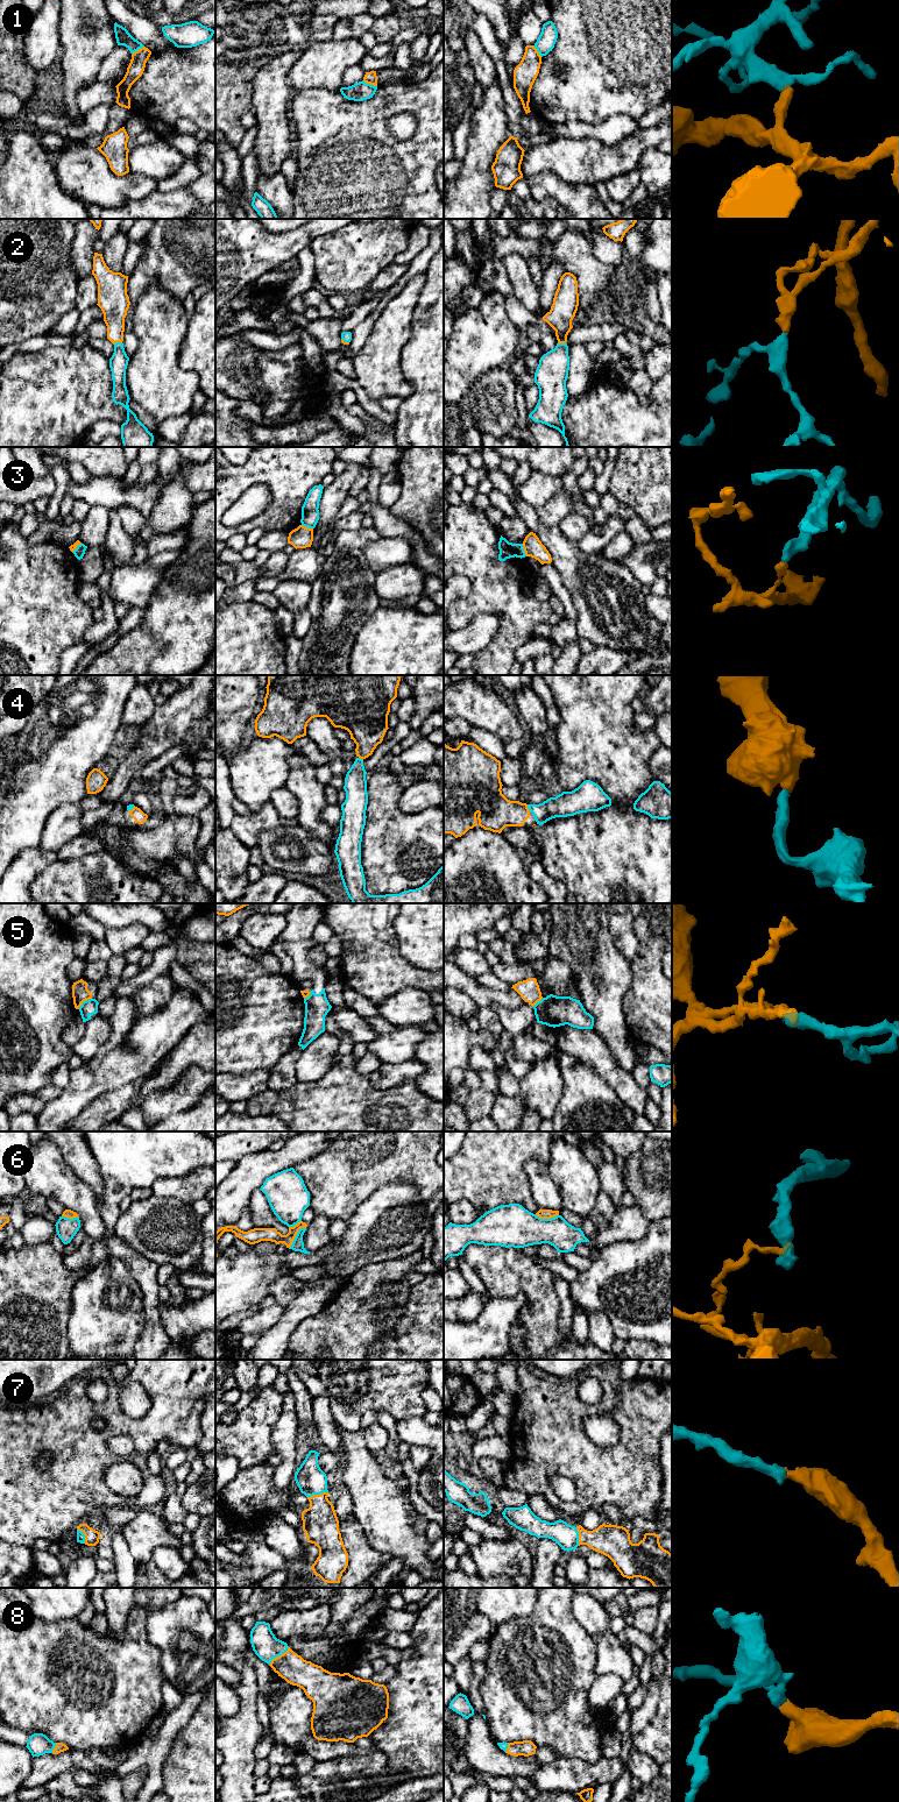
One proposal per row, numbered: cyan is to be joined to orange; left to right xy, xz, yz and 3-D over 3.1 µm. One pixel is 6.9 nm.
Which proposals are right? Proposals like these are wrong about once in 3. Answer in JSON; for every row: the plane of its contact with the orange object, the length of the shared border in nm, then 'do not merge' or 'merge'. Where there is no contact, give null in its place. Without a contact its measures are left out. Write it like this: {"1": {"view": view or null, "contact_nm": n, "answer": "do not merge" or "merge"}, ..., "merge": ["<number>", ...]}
{"1": {"view": "xz", "contact_nm": 110, "answer": "do not merge"}, "2": {"view": "xy", "contact_nm": 60, "answer": "merge"}, "3": {"view": "yz", "contact_nm": 90, "answer": "do not merge"}, "4": {"view": "yz", "contact_nm": 60, "answer": "merge"}, "5": {"view": "xy", "contact_nm": 120, "answer": "do not merge"}, "6": {"view": "xz", "contact_nm": 190, "answer": "do not merge"}, "7": {"view": "xz", "contact_nm": 150, "answer": "merge"}, "8": {"view": "xz", "contact_nm": 190, "answer": "merge"}, "merge": ["2", "4", "7", "8"]}

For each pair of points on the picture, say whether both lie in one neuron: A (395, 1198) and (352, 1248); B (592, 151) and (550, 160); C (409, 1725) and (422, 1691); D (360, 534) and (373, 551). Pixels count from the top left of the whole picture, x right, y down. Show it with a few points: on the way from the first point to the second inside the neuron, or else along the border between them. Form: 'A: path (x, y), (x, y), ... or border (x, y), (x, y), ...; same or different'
A: path (383, 1210), (365, 1235); same
B: path (581, 157), (560, 157); same
C: path (417, 1717), (422, 1712), (422, 1700); same
D: border (382, 537), (369, 541), (362, 548); different

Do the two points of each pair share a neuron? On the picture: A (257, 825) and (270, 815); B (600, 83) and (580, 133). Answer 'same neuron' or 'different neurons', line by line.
A: same neuron
B: different neurons

